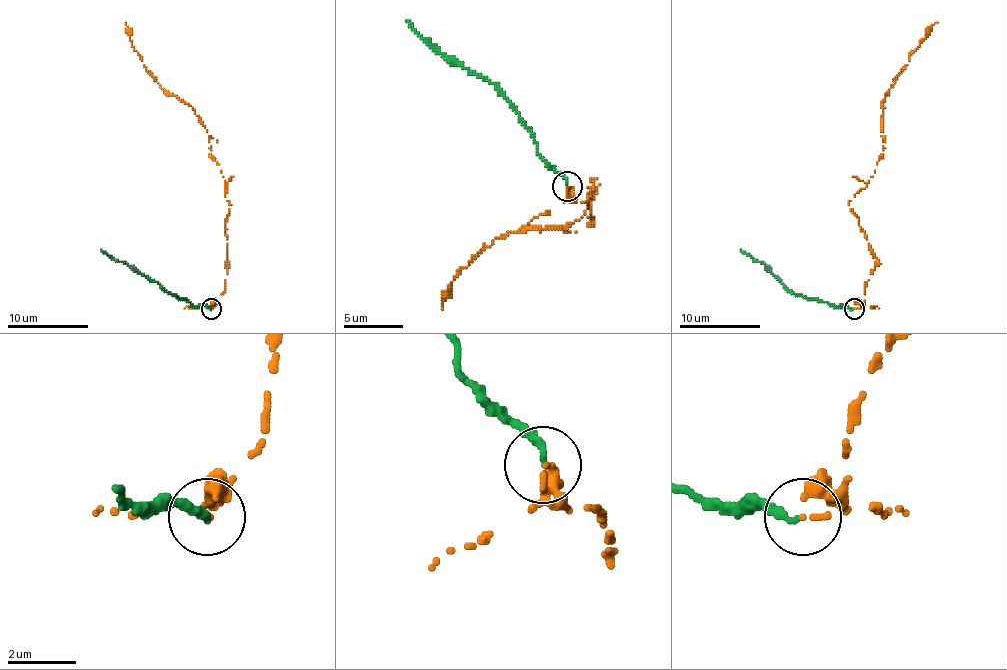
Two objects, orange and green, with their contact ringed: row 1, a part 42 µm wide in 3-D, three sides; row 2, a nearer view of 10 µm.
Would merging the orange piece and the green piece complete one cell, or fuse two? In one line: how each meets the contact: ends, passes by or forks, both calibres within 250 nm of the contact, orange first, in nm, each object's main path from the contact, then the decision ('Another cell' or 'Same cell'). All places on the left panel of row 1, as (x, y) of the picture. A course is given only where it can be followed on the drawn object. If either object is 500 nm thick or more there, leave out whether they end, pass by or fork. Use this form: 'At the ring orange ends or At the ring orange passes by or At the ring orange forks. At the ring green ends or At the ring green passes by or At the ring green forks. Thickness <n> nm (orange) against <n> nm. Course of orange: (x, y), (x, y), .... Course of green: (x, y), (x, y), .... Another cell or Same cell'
At the ring orange ends. At the ring green ends. Thickness 130 nm (orange) against 240 nm. Course of orange: (211, 308), (225, 290), (227, 186), (211, 154), (207, 130), (194, 109), (162, 89), (134, 48), (125, 22). Course of green: (211, 308), (192, 306), (172, 296), (160, 284), (101, 249). Another cell

